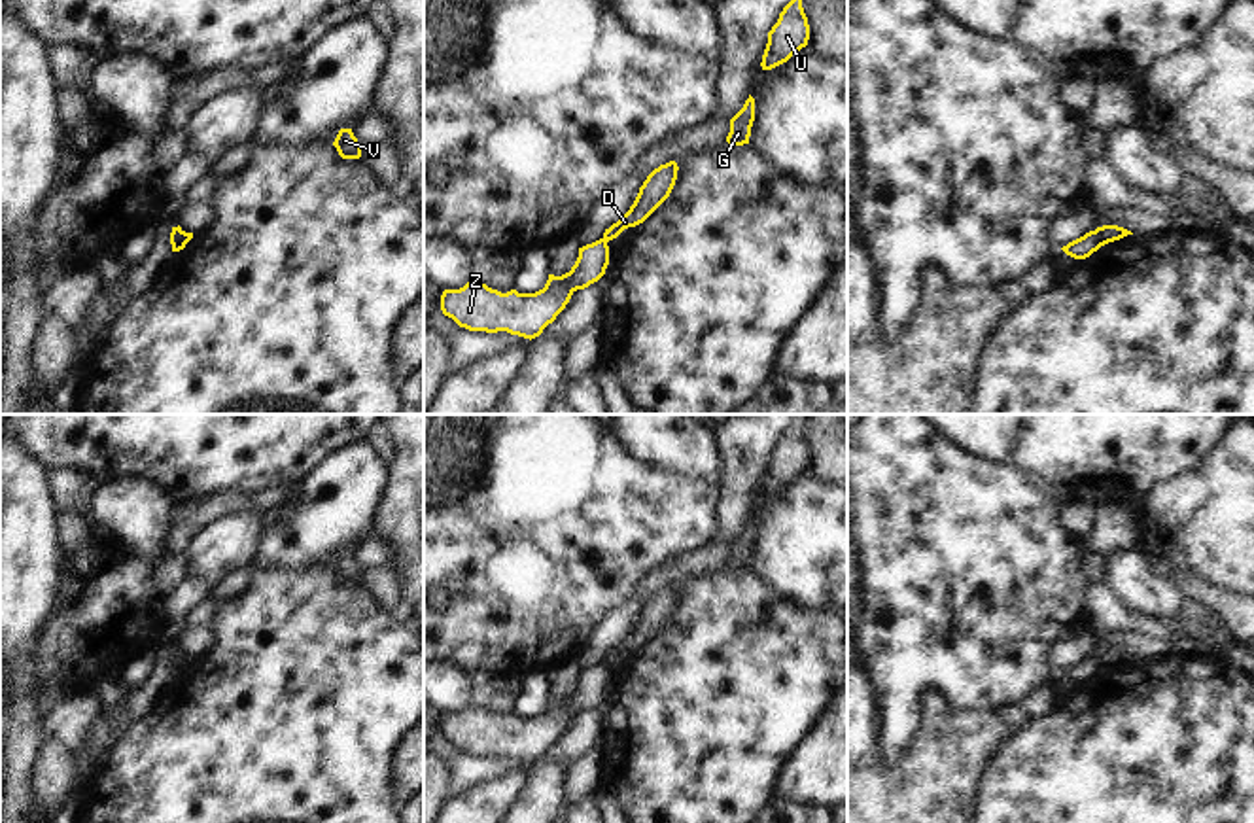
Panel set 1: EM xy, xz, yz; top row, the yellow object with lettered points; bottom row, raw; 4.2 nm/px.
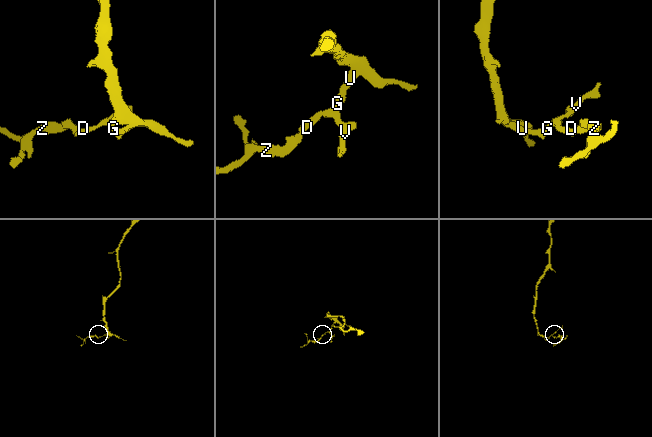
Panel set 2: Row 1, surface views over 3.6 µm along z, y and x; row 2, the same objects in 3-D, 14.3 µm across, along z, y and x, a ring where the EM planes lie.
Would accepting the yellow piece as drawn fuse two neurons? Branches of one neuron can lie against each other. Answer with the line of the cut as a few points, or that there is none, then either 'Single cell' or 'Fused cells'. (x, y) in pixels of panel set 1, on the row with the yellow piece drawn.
Split along yz (1096, 229), (1101, 245). Fused cells.

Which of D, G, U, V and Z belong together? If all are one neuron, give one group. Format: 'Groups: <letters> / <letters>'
Groups: D G U V / Z

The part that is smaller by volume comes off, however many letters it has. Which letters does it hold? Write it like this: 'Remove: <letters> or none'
Remove: Z

